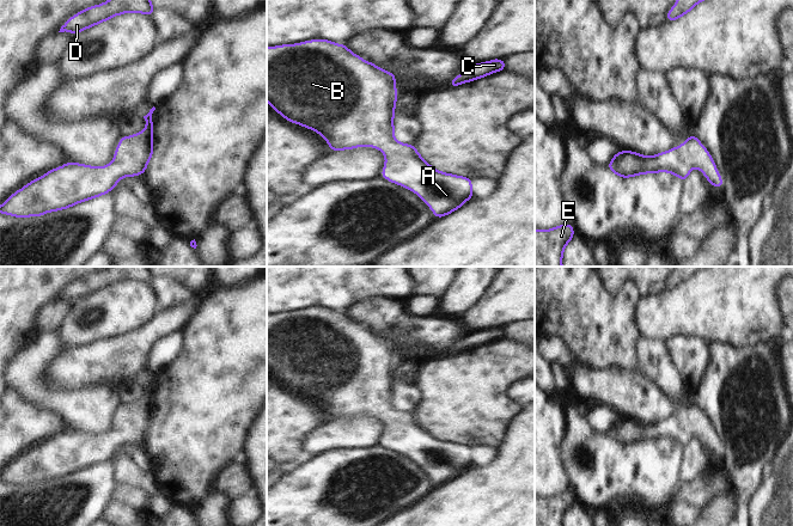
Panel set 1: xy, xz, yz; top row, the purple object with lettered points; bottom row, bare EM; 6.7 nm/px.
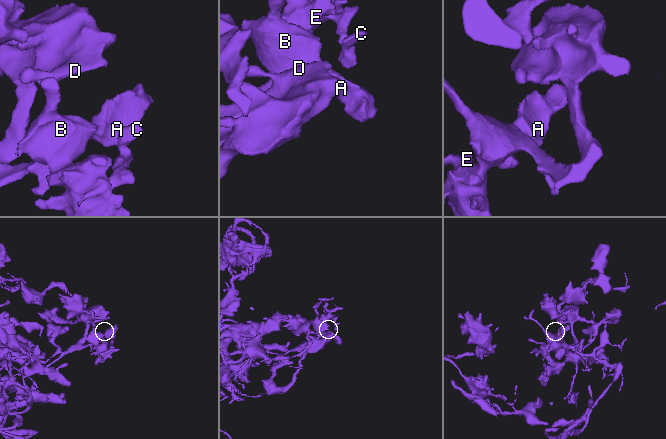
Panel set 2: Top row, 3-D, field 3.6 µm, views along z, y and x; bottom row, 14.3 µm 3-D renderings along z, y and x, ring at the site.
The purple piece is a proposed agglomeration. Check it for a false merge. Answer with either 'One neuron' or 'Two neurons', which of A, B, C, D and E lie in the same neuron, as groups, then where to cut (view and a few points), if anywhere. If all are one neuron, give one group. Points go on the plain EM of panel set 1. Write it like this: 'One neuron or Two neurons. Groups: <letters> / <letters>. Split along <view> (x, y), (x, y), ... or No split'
One neuron. Groups: A B C D E. No split.

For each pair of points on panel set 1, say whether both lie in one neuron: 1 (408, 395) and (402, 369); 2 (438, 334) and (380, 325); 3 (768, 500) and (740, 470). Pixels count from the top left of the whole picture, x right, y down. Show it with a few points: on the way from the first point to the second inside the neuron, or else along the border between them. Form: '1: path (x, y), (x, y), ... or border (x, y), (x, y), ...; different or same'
1: path (406, 389), (404, 375); same
2: path (424, 325), (408, 320), (395, 320); same
3: border (763, 481), (750, 500), (749, 513); different

